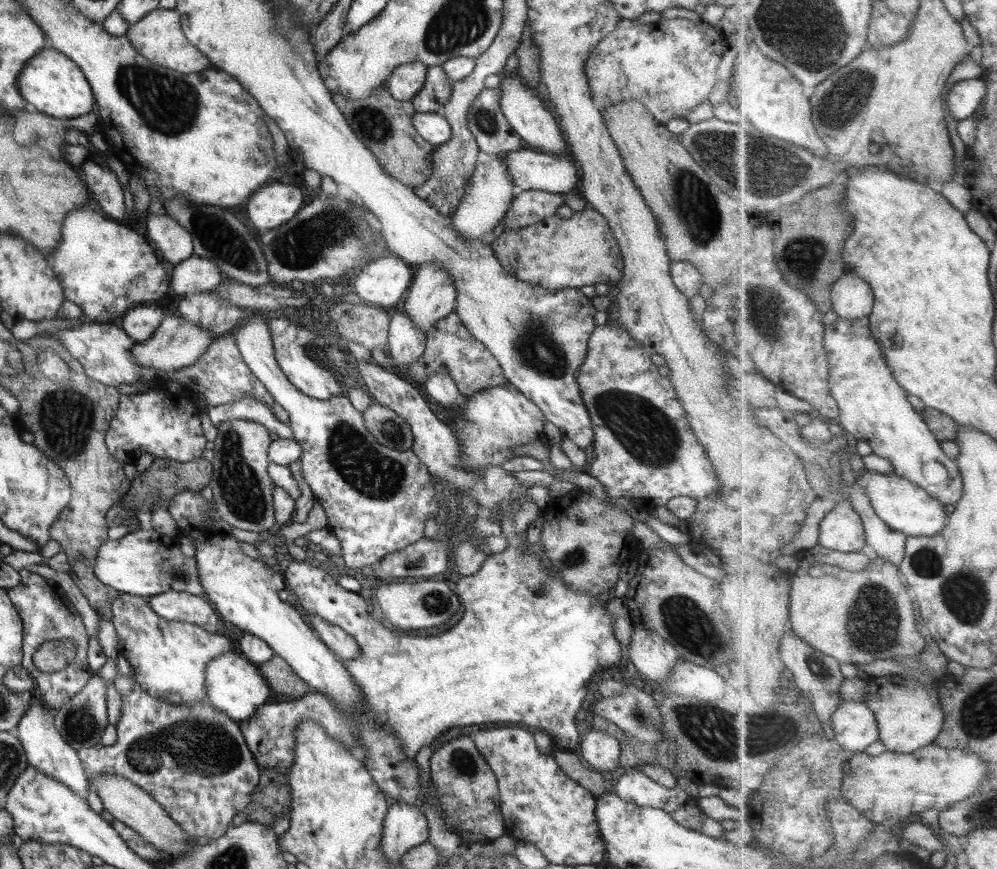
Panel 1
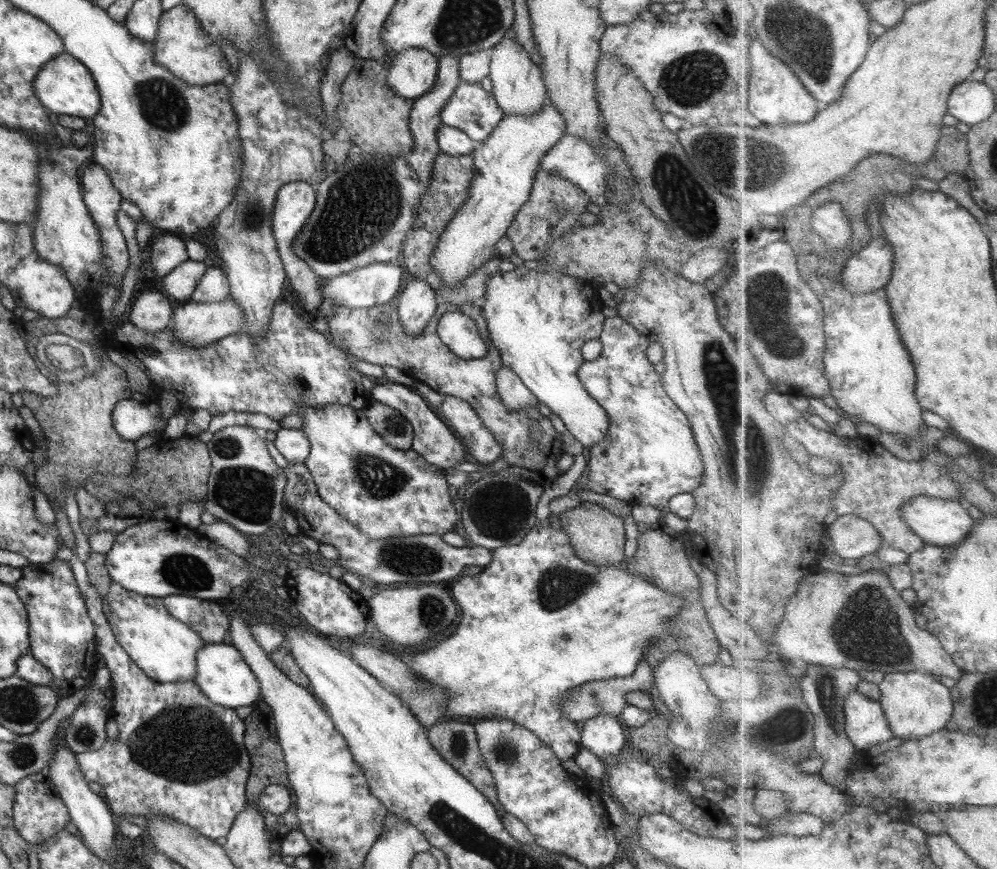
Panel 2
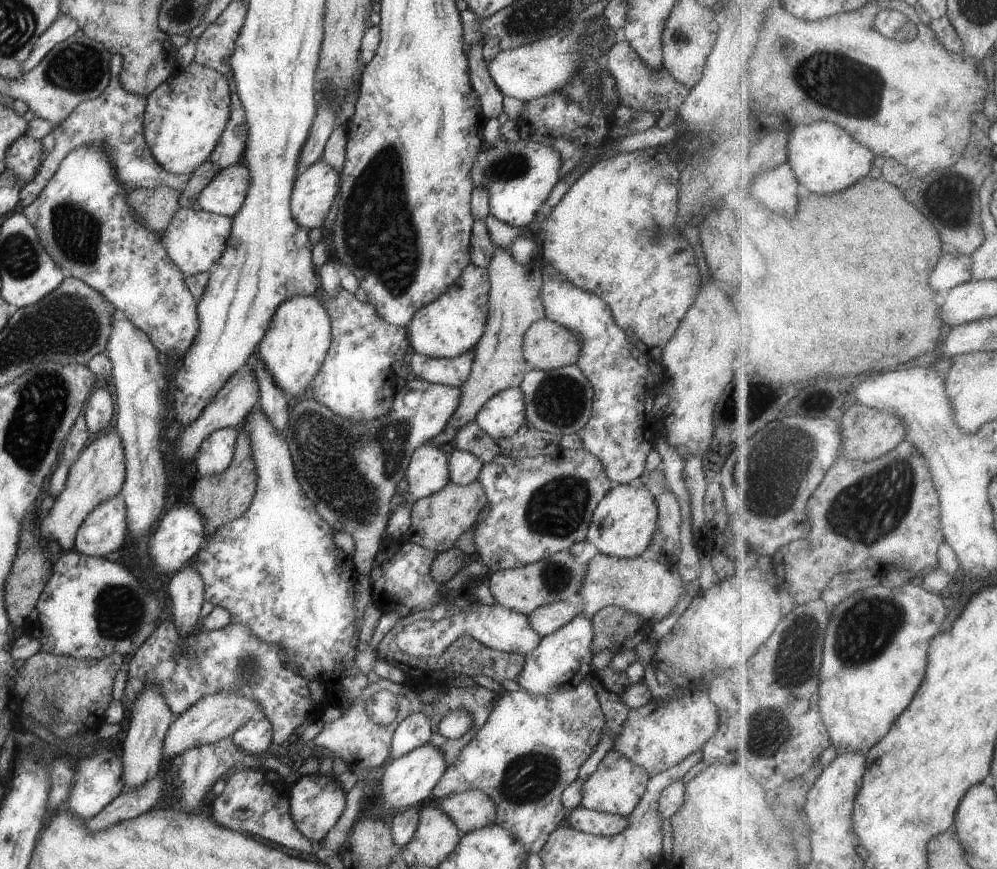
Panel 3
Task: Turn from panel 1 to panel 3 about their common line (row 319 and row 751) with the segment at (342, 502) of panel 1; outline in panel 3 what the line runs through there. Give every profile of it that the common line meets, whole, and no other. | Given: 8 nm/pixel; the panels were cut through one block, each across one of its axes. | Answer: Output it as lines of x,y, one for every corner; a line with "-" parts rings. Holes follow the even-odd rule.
266,717
249,720
232,734
234,744
251,755
263,757
272,742
272,725

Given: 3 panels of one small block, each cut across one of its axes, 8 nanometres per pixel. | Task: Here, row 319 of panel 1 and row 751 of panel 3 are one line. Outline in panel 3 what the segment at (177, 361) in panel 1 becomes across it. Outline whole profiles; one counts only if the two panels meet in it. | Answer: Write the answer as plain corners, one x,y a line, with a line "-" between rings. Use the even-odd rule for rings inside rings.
217,692
210,696
204,696
193,704
188,710
179,714
163,740
162,754
174,760
186,750
214,744
218,740
230,738
238,727
244,726
249,720
256,720
264,717
262,706
250,698
242,698
238,694
226,694

